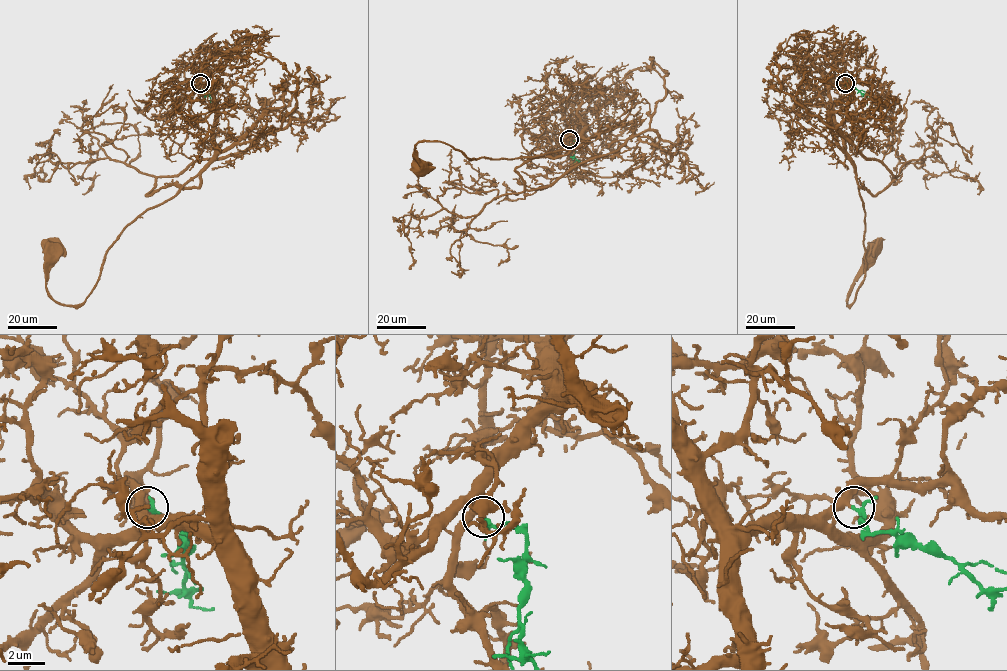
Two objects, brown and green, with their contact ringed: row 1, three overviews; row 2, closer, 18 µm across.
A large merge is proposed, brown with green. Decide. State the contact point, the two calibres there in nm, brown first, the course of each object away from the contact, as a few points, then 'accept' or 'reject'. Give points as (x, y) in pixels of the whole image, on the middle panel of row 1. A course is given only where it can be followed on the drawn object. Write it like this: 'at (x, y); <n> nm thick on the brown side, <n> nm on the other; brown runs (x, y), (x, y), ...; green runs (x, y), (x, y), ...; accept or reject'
at (569, 139); 260 nm thick on the brown side, 170 nm on the other; brown runs (569, 138), (578, 123), (584, 127), (572, 148), (507, 159), (472, 159), (441, 142), (418, 142), (418, 169); green runs (569, 139), (574, 141), (574, 155), (579, 161); accept

